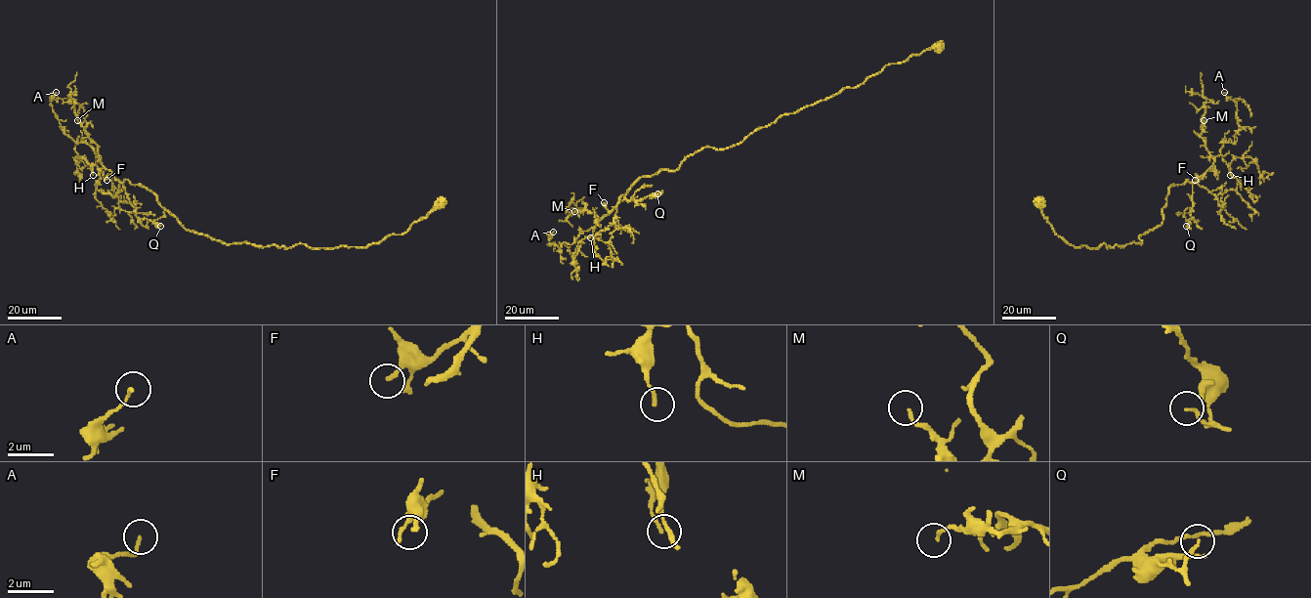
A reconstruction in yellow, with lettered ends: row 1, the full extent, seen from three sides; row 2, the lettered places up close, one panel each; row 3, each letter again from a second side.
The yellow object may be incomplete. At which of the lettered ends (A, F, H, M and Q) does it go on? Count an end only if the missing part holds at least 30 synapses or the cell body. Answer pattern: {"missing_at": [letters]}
{"missing_at": []}

